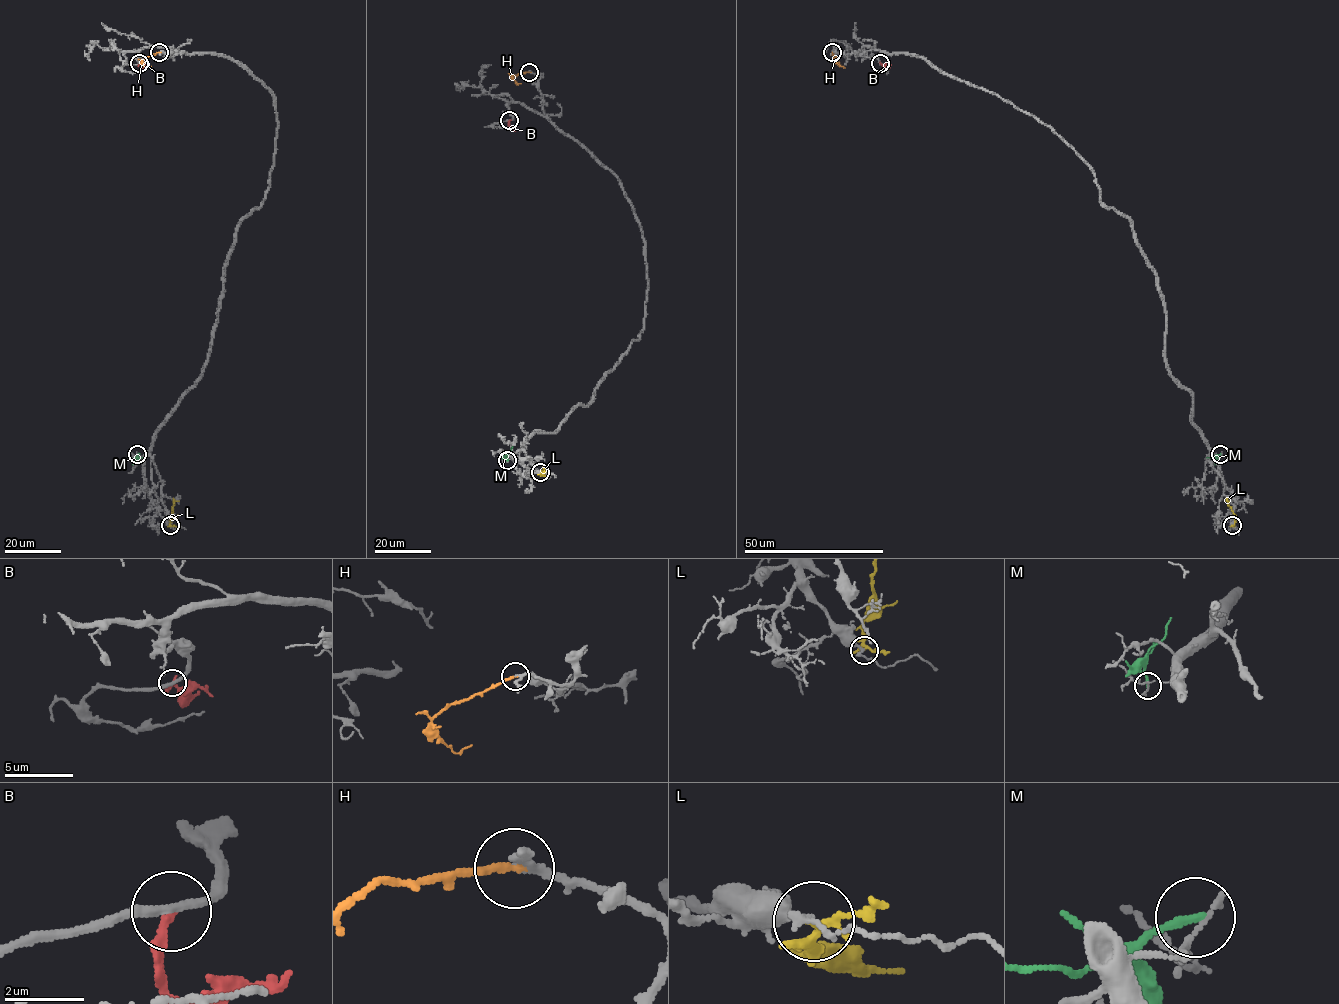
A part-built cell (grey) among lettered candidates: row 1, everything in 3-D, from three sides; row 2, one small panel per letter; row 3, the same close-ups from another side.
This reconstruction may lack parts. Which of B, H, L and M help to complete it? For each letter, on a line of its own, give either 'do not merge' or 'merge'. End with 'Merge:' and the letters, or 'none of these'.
B: do not merge
H: merge
L: do not merge
M: do not merge
Merge: H

